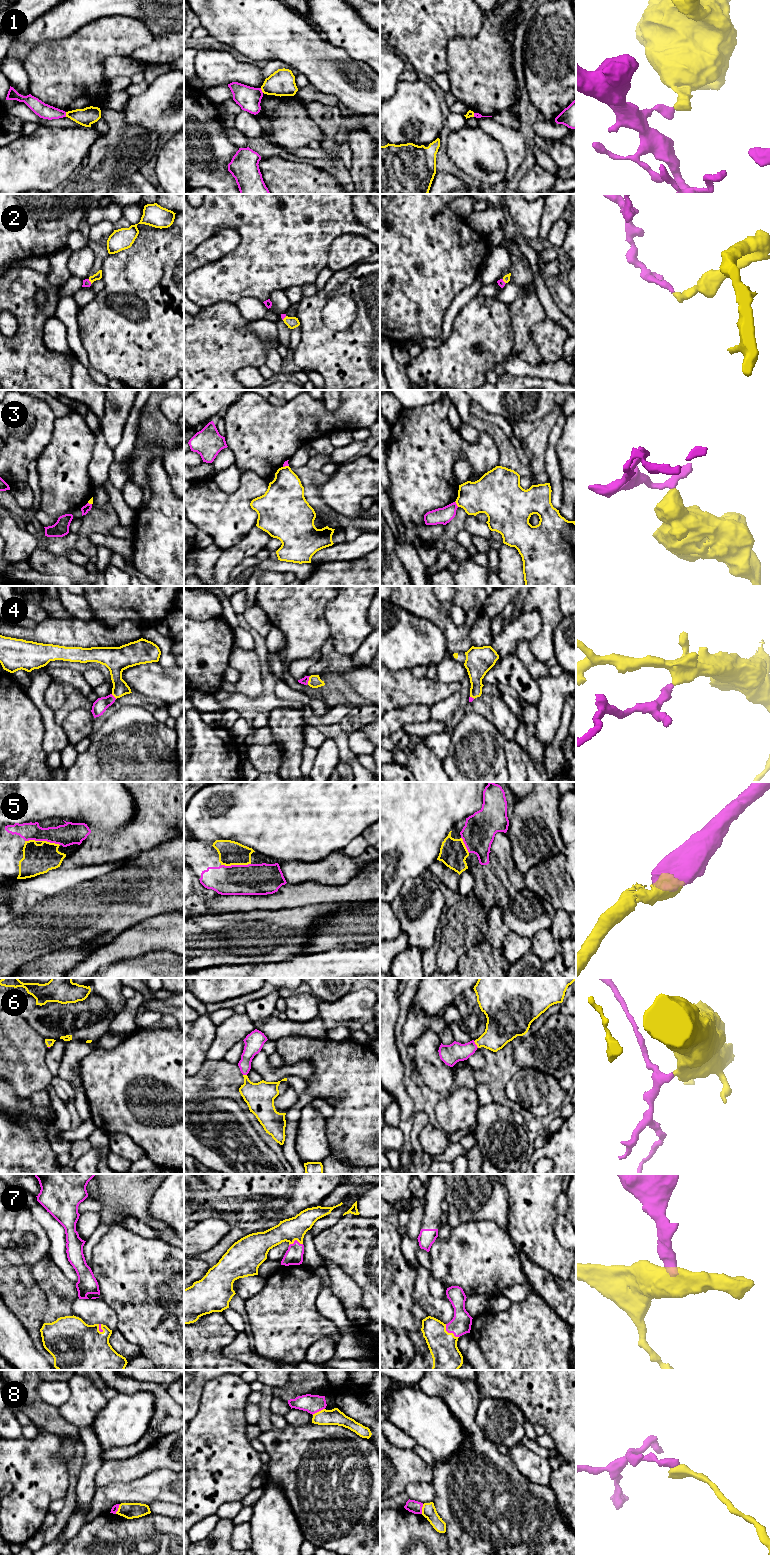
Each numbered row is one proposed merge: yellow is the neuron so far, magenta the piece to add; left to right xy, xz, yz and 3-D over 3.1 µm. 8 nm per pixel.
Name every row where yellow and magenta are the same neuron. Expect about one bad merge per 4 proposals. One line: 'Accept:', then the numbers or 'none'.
Accept: 2, 4, 5, 6, 7

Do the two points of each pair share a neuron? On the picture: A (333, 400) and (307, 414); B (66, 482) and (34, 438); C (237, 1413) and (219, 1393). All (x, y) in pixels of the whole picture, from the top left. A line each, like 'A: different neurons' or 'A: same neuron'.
A: different neurons
B: different neurons
C: same neuron

